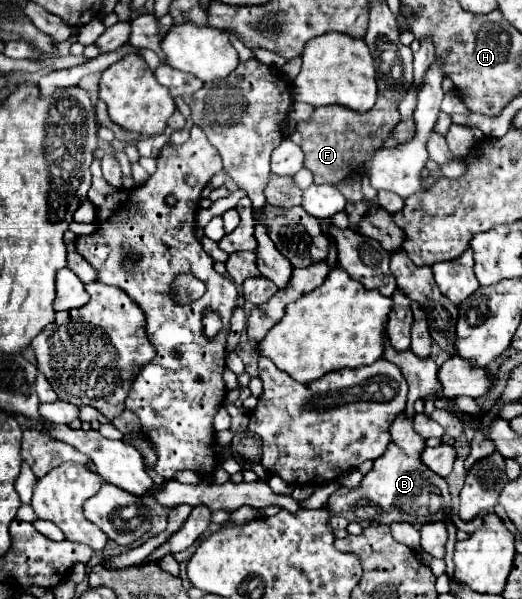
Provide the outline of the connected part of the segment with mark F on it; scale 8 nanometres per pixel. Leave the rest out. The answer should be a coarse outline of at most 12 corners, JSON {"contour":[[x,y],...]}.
{"contour":[[382,93],[358,113],[316,107],[302,133],[316,185],[360,171],[400,119]]}

